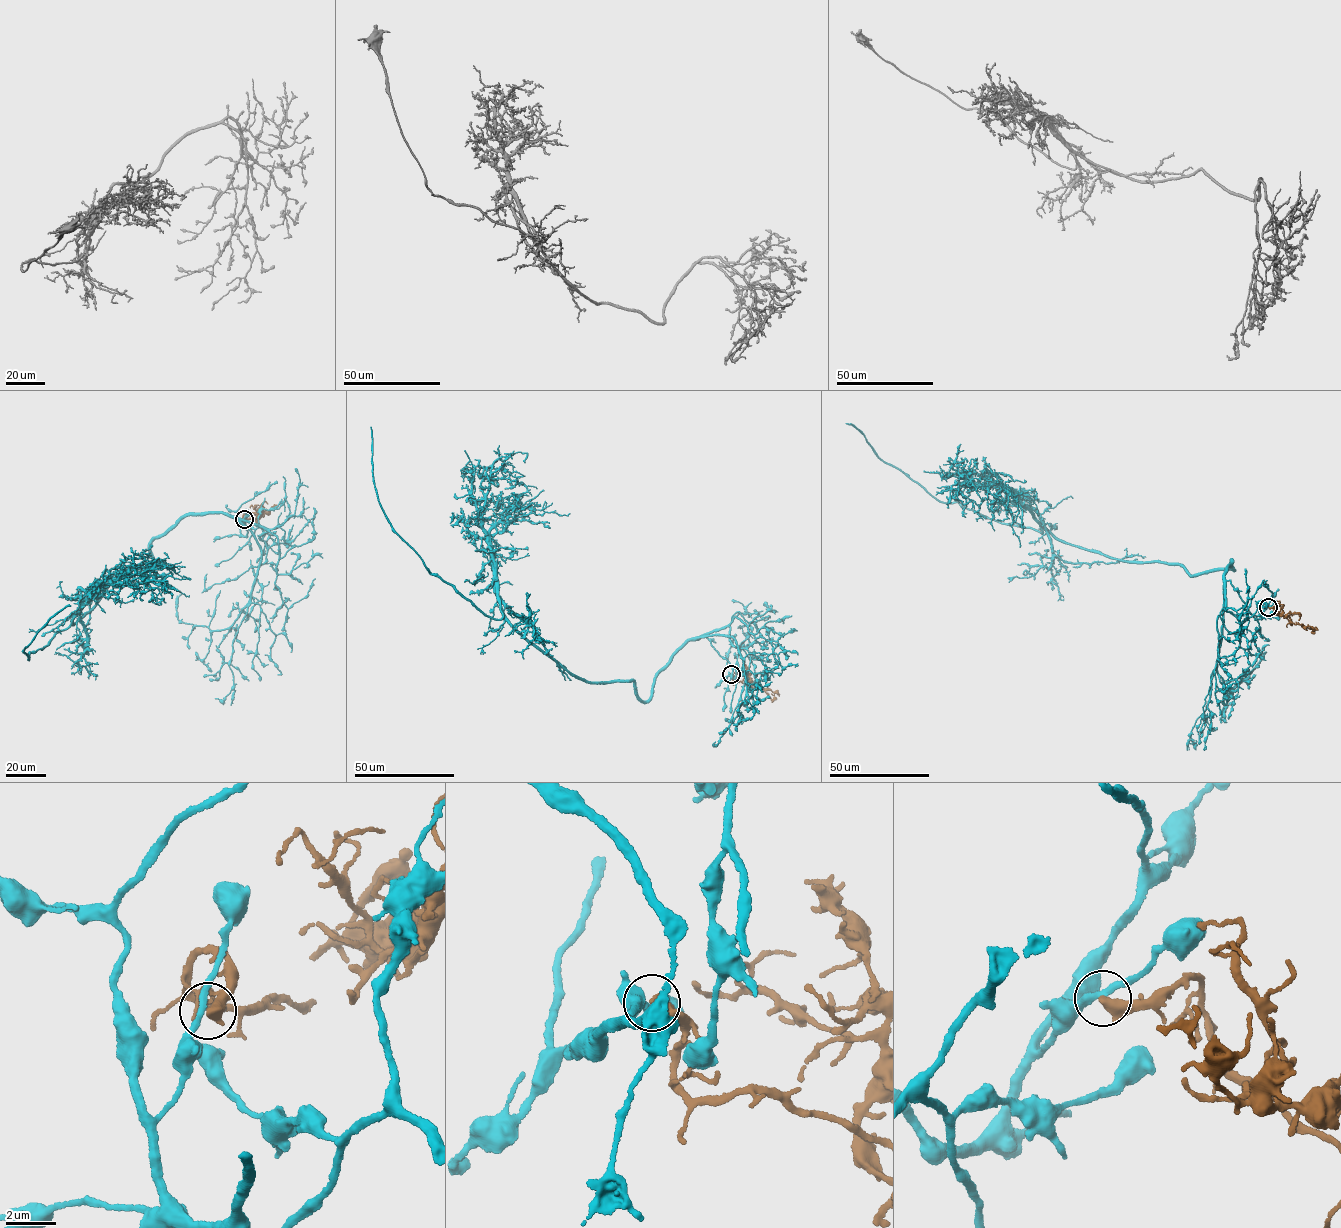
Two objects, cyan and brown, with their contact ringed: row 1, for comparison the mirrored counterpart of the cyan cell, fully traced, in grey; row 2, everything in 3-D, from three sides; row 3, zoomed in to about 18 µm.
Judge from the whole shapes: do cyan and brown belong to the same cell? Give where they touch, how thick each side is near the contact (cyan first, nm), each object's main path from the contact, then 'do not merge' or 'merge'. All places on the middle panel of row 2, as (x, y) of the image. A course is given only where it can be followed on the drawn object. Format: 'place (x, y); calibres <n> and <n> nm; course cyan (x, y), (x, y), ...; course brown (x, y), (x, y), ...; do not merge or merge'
place (731, 674); calibres 260 and 500 nm; course cyan (730, 674), (689, 640), (644, 701), (489, 617), (396, 532), (370, 426); course brown (730, 674), (733, 680), (753, 689), (747, 684), (749, 674), (744, 666), (750, 666); do not merge

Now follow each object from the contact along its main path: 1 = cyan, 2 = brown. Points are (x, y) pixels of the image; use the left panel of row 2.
1: (244, 519), (244, 536), (242, 512), (181, 519), (29, 660), (70, 606)
2: (244, 519), (246, 515), (243, 515), (243, 518), (254, 520), (253, 514), (261, 514), (264, 502), (267, 504)

